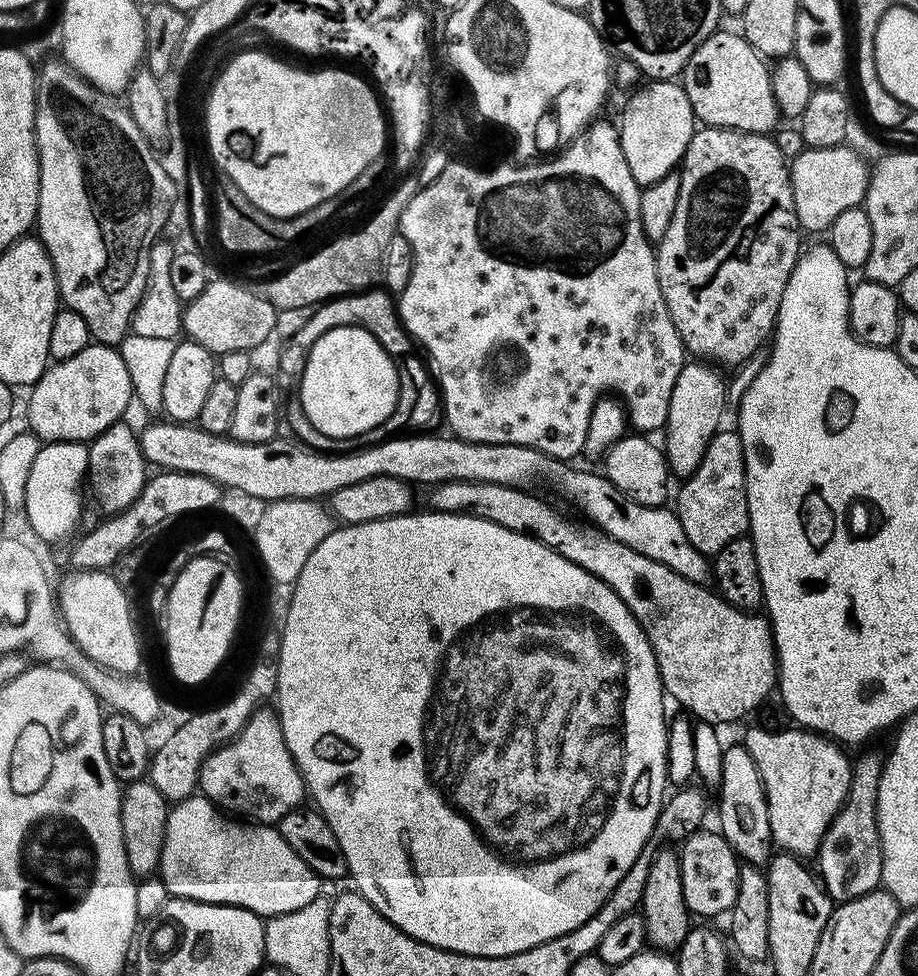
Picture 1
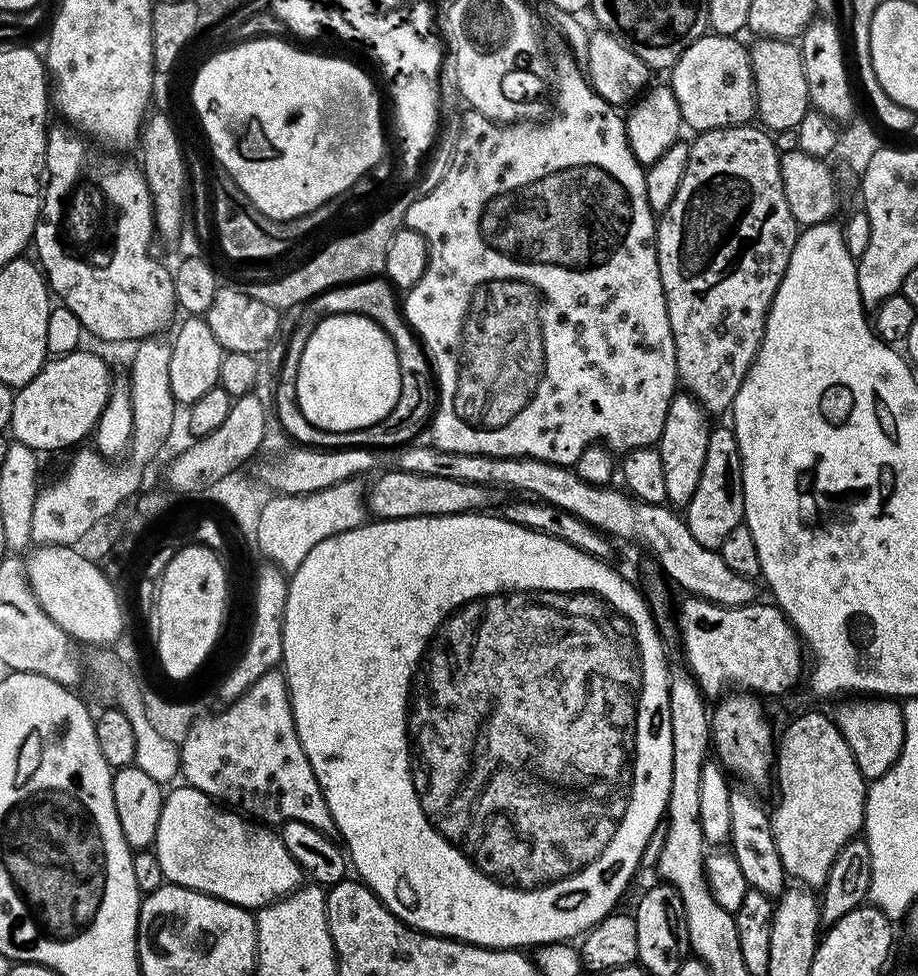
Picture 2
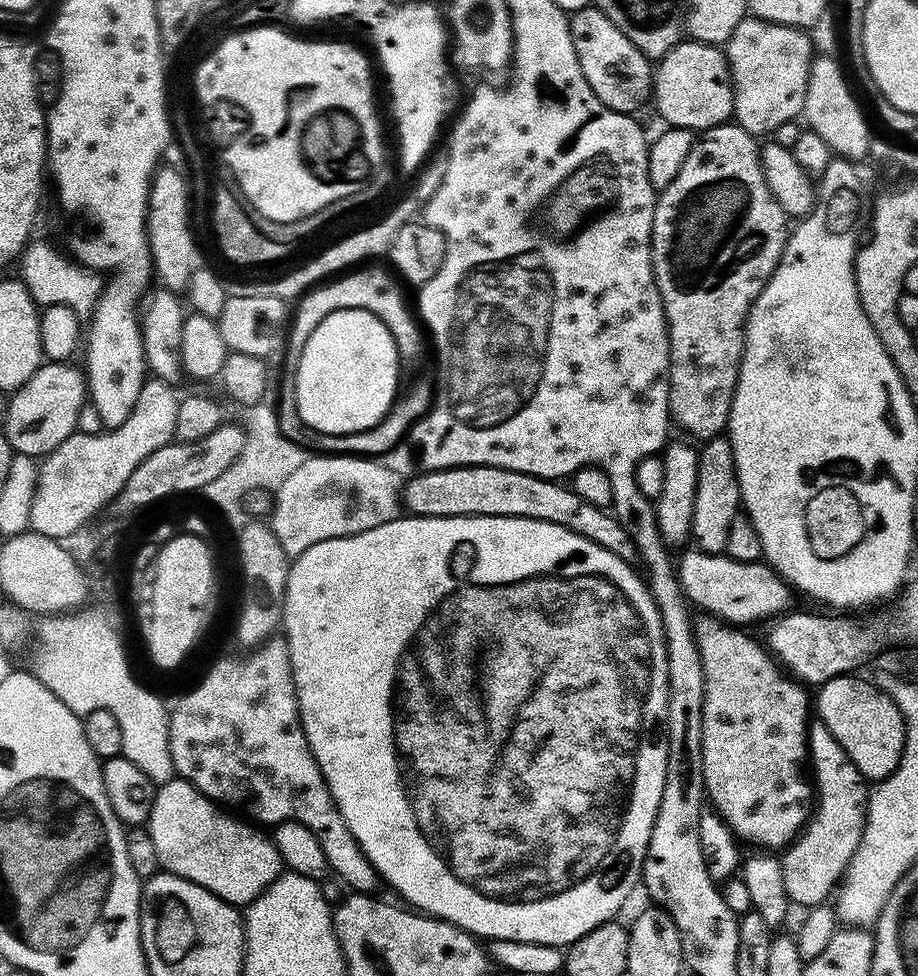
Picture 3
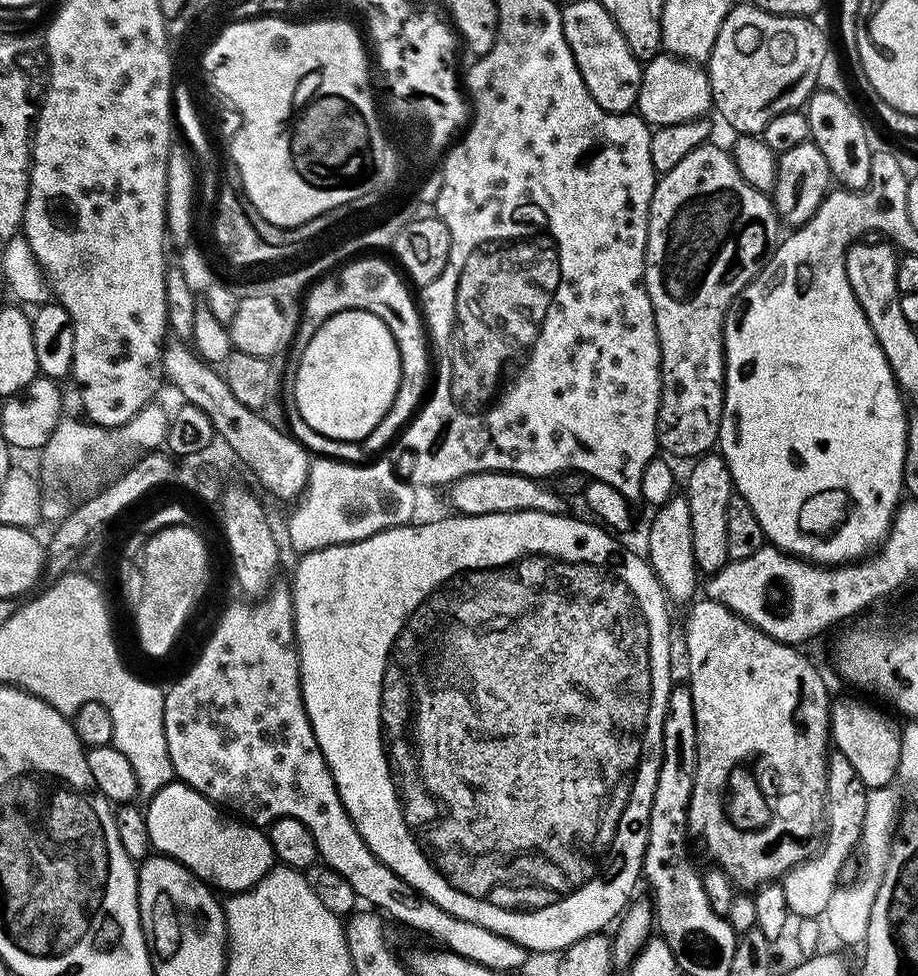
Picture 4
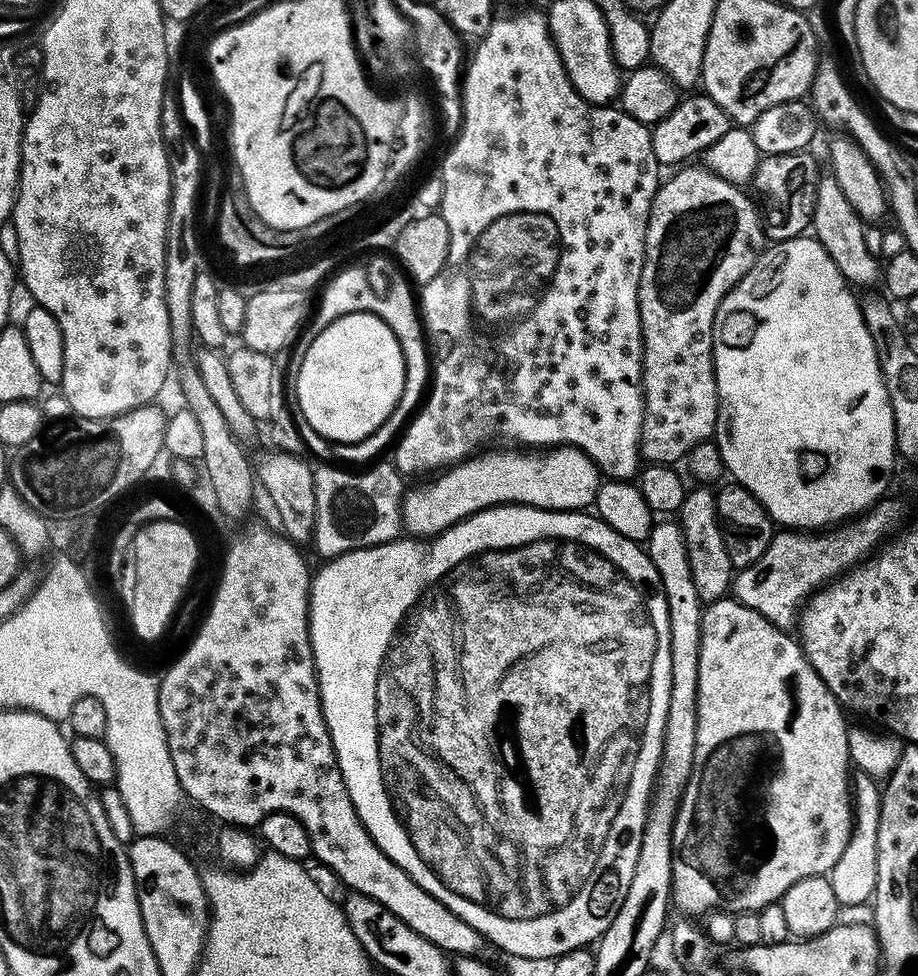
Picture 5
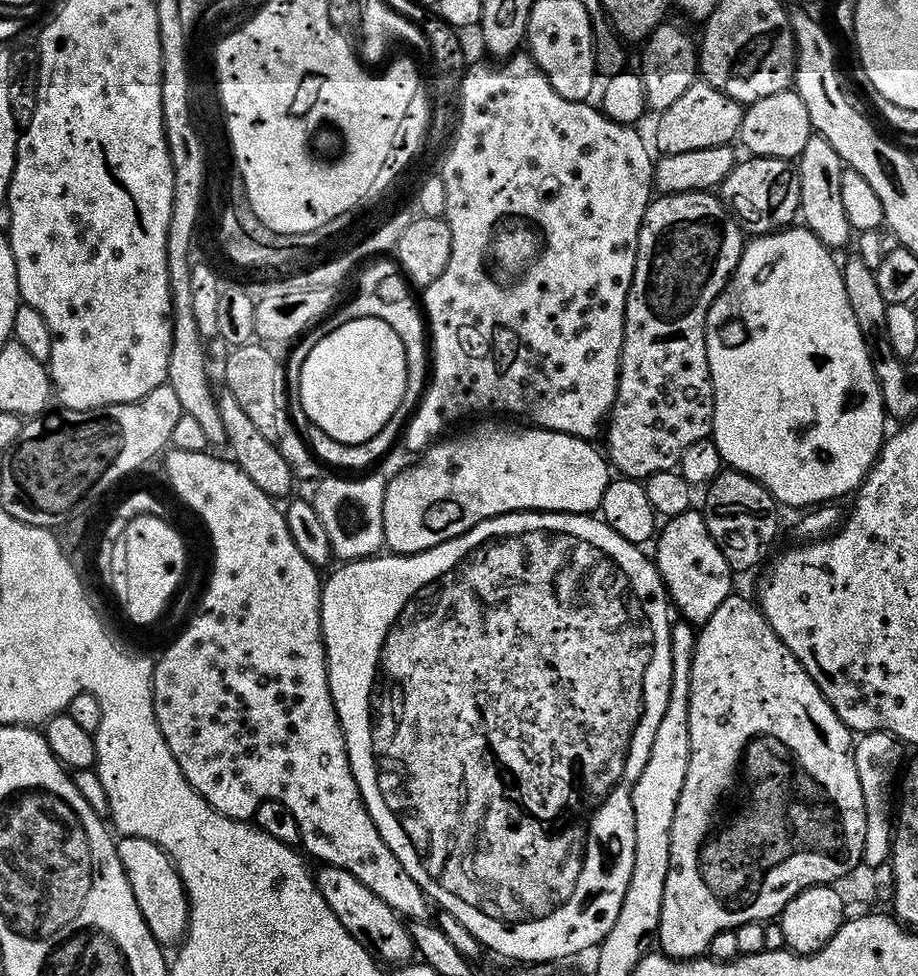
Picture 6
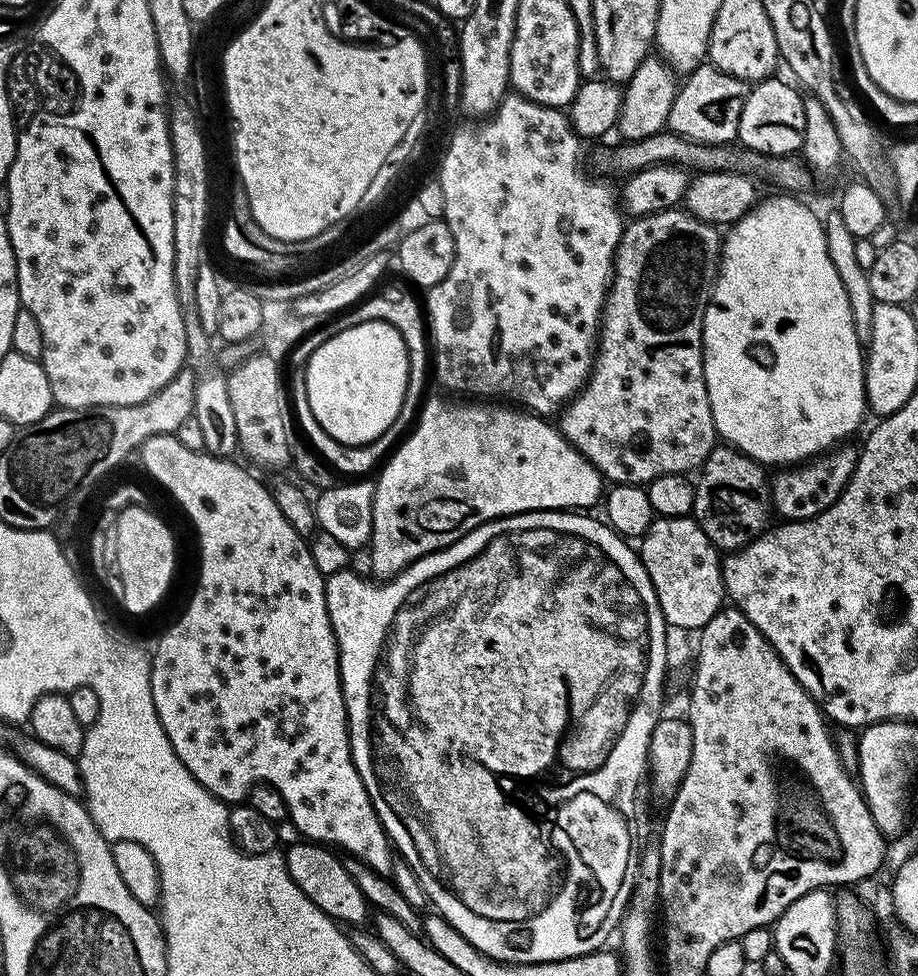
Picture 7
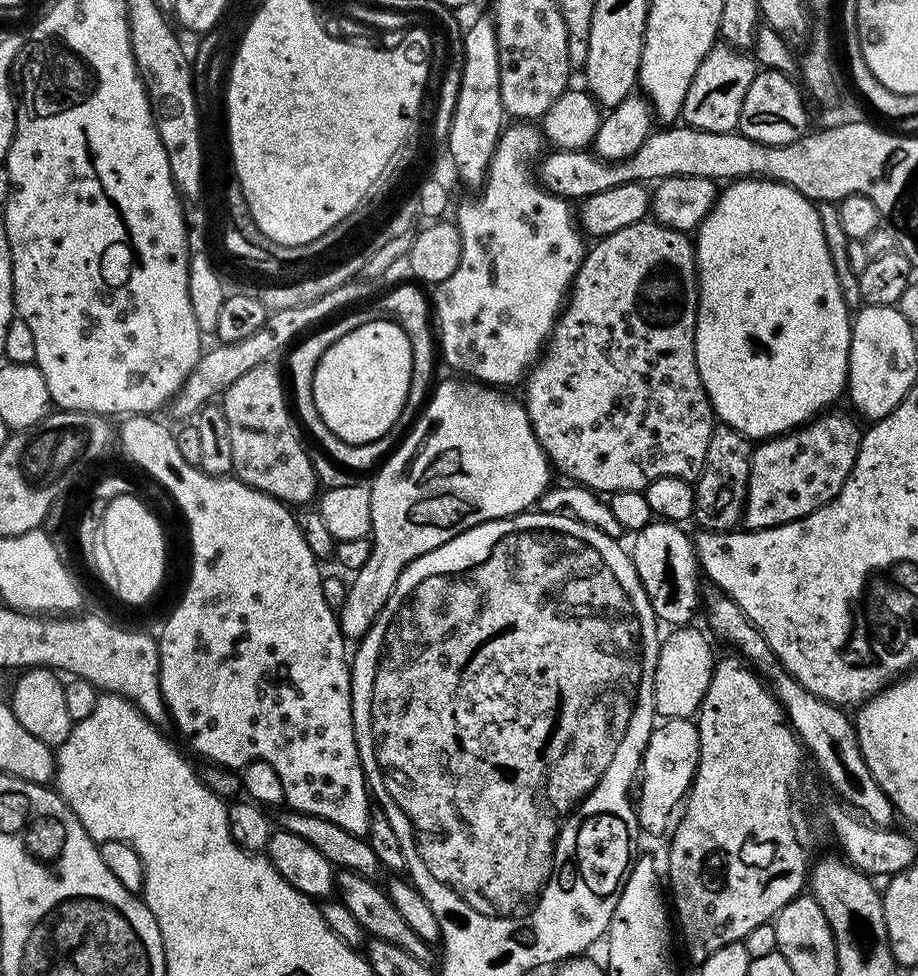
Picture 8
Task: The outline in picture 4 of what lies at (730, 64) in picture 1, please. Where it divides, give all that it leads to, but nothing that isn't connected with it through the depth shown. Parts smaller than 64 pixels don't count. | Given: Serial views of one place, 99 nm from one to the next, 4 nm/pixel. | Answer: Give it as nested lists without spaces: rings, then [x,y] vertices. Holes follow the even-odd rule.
[[[667,54],[658,55],[643,65],[635,111],[645,124],[665,128],[699,120],[707,117],[708,108],[710,112],[712,107],[712,87],[708,81],[708,73],[701,65]]]

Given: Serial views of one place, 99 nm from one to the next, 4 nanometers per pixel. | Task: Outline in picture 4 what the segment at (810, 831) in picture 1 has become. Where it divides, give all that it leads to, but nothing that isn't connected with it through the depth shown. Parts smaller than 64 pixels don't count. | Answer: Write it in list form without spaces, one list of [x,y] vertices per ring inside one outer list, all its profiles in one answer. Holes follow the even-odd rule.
[[[838,751],[827,757],[828,765],[828,807],[826,809],[826,835],[824,844],[816,855],[806,862],[794,866],[784,873],[782,883],[786,890],[786,906],[796,918],[823,917],[830,898],[835,894],[840,871],[848,859],[853,859],[860,842],[860,831],[866,818],[866,802],[869,789],[864,787],[862,778],[850,766],[850,761]]]

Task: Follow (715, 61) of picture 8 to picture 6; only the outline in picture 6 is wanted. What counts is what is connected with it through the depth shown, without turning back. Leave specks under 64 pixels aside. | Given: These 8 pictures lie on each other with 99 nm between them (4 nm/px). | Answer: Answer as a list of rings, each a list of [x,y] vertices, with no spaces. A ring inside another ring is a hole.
[[[707,82],[694,83],[690,86],[690,90],[686,90],[686,94],[682,94],[682,98],[678,98],[678,102],[674,102],[674,106],[659,113],[655,151],[660,154],[682,154],[682,150],[702,150],[706,146],[731,145],[739,137],[744,110],[745,105],[730,98],[722,90],[710,86]]]

